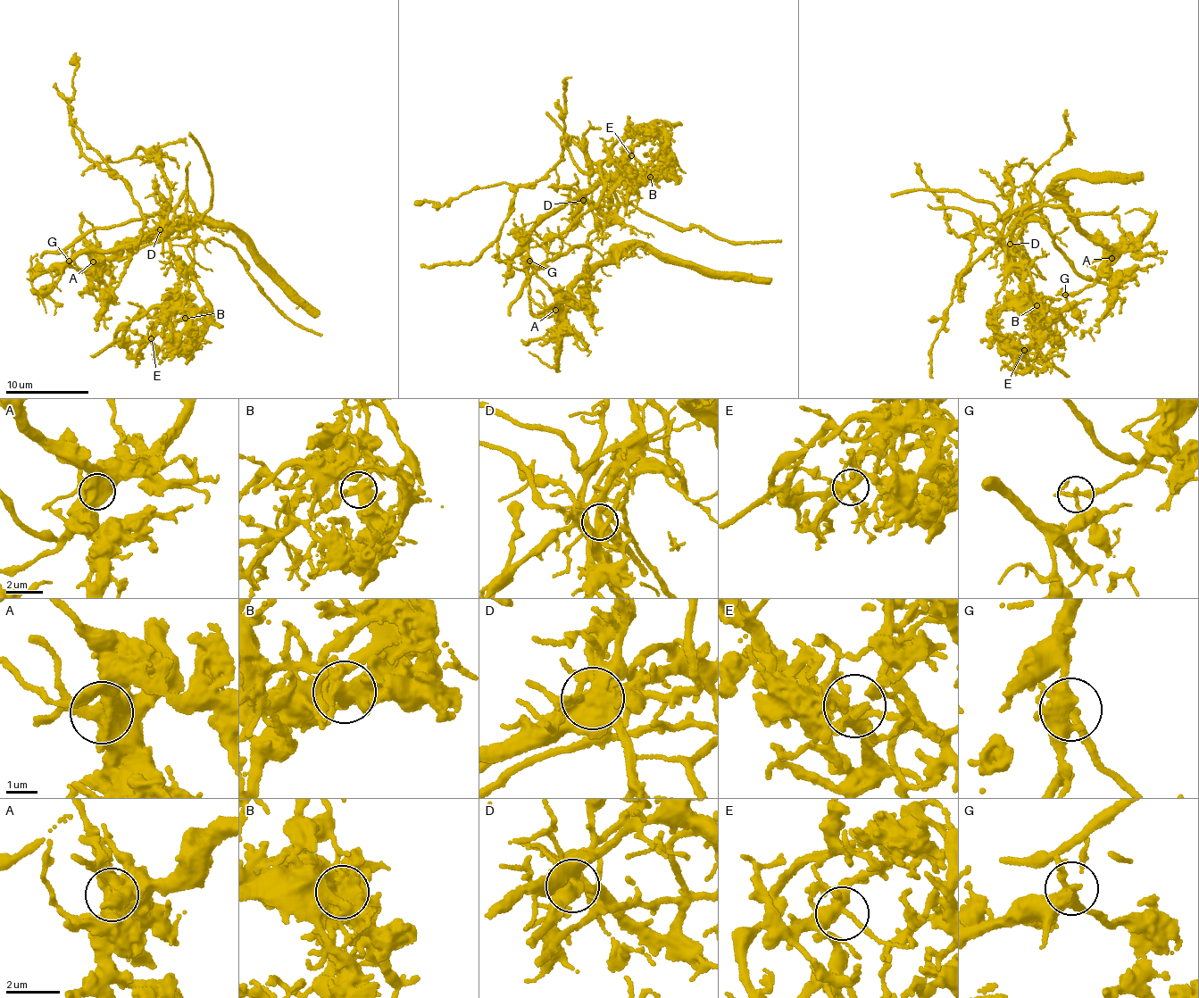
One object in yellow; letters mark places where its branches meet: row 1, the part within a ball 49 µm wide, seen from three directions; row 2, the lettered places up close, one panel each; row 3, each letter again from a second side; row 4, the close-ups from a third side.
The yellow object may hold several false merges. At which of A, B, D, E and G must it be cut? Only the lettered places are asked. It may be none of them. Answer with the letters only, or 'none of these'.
B, D, G

